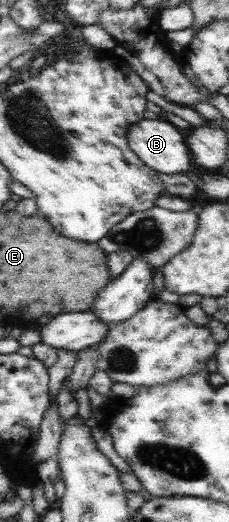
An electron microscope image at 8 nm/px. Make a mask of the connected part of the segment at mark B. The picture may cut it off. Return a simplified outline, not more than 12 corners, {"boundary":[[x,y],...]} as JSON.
{"boundary":[[163,119],[132,124],[131,150],[166,174],[189,170],[186,133]]}

